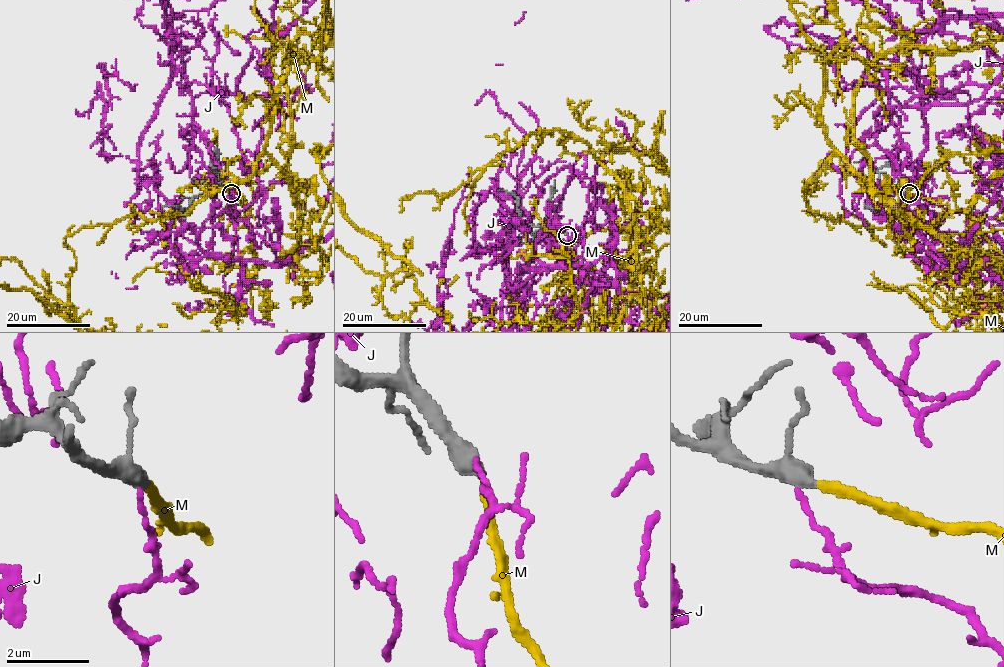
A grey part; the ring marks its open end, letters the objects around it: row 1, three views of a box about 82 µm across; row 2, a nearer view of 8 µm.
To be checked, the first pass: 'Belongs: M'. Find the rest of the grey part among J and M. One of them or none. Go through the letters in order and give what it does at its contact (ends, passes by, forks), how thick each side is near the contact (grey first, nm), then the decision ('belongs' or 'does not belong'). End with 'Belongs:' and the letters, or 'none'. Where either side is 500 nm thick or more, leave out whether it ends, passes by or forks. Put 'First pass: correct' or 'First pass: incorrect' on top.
First pass: correct
J: it ends there; 360 nm thick on the grey side, 100 nm on the other; does not belong
M: it ends there; 320 nm thick on the grey side, 220 nm on the other; belongs
Belongs: M

